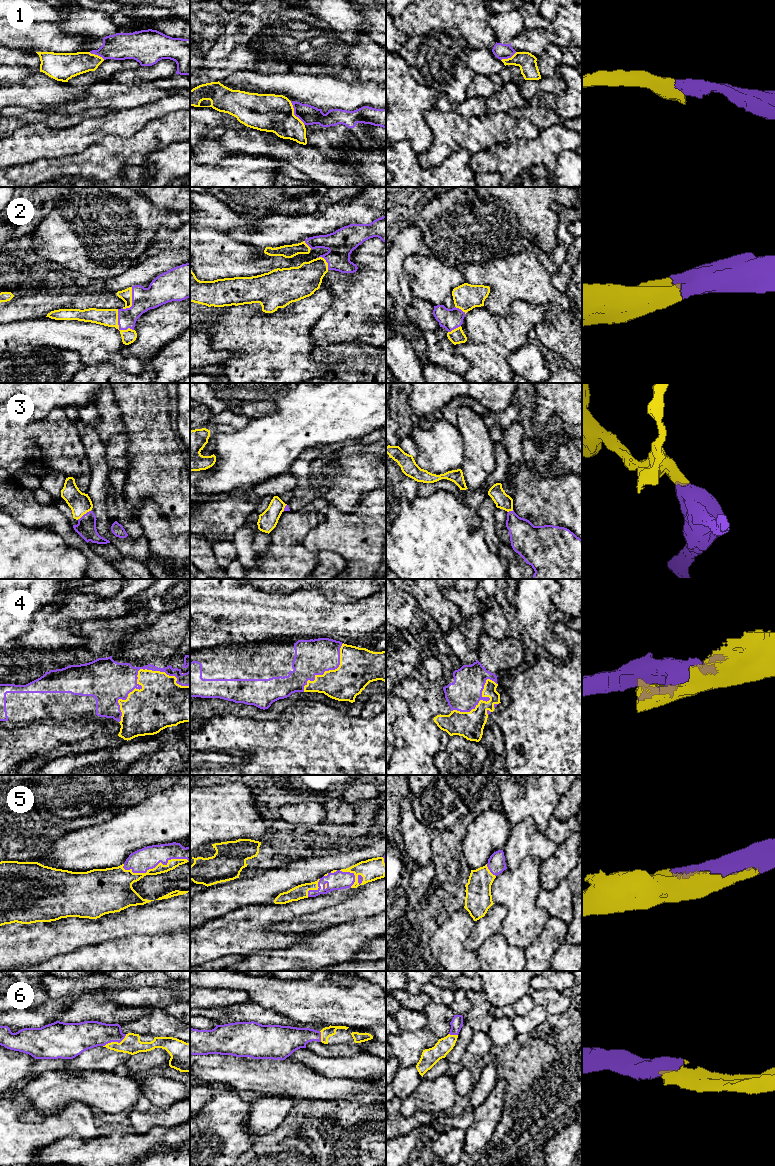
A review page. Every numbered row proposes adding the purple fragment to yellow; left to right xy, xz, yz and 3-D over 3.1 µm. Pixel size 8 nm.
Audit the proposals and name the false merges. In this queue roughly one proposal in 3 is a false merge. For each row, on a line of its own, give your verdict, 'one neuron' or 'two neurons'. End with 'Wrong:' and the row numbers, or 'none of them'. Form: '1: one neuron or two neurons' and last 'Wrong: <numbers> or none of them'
1: two neurons
2: one neuron
3: two neurons
4: one neuron
5: one neuron
6: one neuron
Wrong: 1, 3

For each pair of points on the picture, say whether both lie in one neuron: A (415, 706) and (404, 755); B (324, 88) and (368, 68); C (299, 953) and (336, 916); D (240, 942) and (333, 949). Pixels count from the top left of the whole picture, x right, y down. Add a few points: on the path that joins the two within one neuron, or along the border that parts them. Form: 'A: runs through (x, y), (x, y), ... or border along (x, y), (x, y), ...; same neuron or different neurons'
A: runs through (416, 718), (416, 743); same neuron
B: border along (330, 75), (350, 83), (365, 84); different neurons
C: border along (345, 922), (324, 928), (318, 932); different neurons
D: border along (311, 936), (285, 948), (267, 951); different neurons

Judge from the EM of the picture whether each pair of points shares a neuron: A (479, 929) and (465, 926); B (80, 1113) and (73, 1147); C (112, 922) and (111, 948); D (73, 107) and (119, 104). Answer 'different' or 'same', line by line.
A: different
B: different
C: different
D: same

